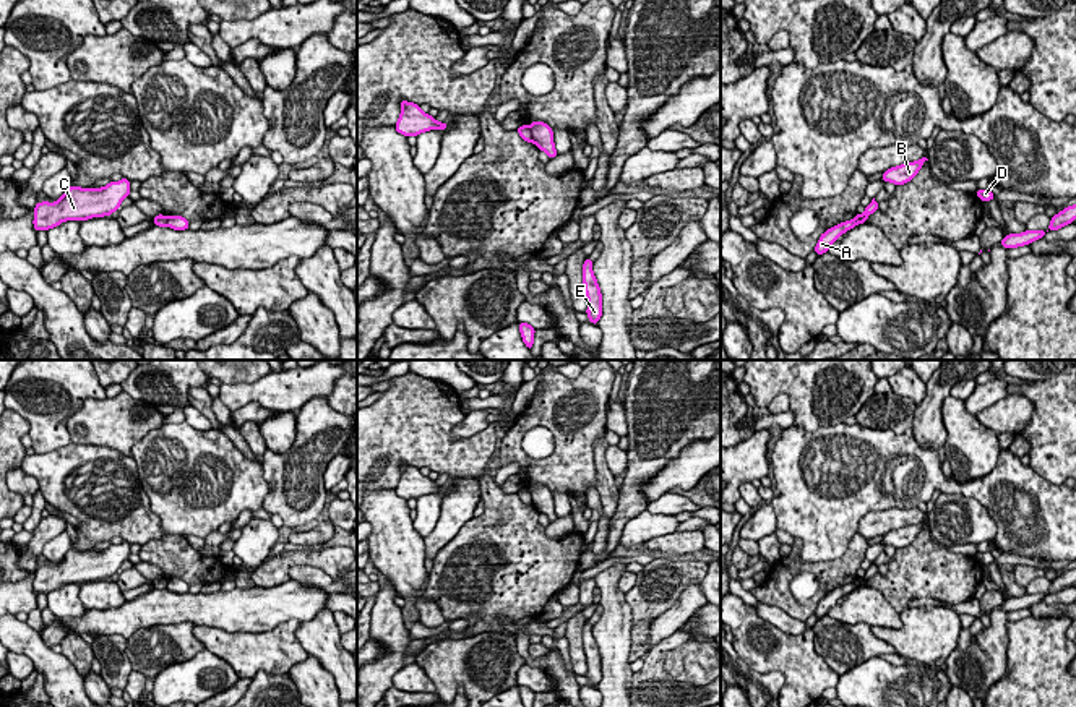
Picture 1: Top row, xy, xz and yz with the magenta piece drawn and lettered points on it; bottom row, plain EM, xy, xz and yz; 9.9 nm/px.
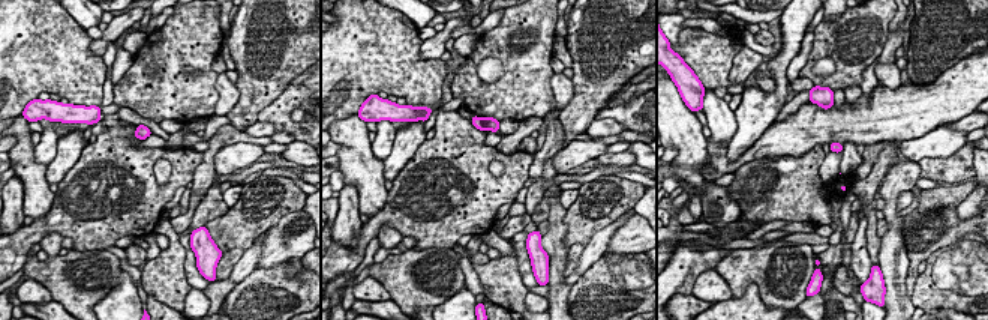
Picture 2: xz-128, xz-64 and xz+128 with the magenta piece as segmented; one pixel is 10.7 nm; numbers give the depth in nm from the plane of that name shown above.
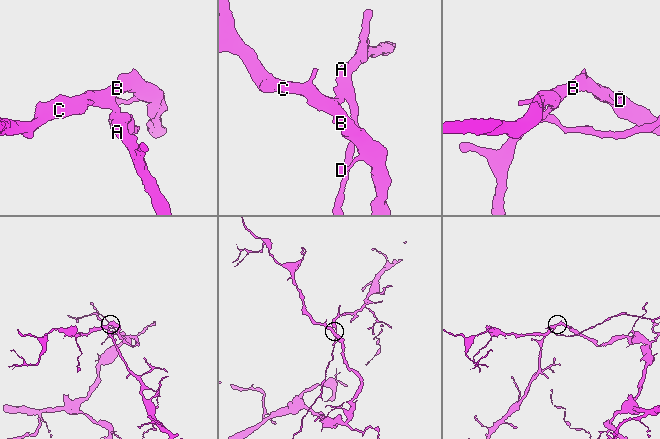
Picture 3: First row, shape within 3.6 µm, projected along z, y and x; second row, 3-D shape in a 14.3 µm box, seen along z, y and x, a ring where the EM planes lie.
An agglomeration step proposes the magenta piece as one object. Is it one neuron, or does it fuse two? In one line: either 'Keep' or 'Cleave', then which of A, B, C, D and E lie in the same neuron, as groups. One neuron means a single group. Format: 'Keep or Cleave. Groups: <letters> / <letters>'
Cleave. Groups: A / B C D E

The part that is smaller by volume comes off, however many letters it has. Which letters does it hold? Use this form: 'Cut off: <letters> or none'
Cut off: A

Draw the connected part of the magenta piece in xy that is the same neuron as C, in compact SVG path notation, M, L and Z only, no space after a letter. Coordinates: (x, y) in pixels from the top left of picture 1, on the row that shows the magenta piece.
M130 180L110 182L102 188L68 186L55 203L37 203L34 208L34 229L49 230L65 221L86 221L110 216L120 209L123 198L130 195Z

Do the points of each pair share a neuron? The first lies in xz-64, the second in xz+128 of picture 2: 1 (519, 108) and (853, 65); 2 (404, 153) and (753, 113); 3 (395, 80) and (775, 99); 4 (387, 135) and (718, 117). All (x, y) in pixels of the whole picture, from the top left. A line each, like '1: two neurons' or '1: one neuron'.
1: one neuron
2: one neuron
3: two neurons
4: one neuron

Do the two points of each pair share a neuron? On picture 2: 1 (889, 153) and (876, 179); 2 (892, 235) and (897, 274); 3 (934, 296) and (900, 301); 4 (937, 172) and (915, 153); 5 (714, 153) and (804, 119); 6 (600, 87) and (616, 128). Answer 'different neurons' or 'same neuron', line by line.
1: same neuron
2: same neuron
3: different neurons
4: different neurons
5: same neuron
6: different neurons

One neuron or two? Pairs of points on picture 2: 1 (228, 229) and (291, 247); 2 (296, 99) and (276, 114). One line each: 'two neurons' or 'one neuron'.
1: two neurons
2: one neuron

